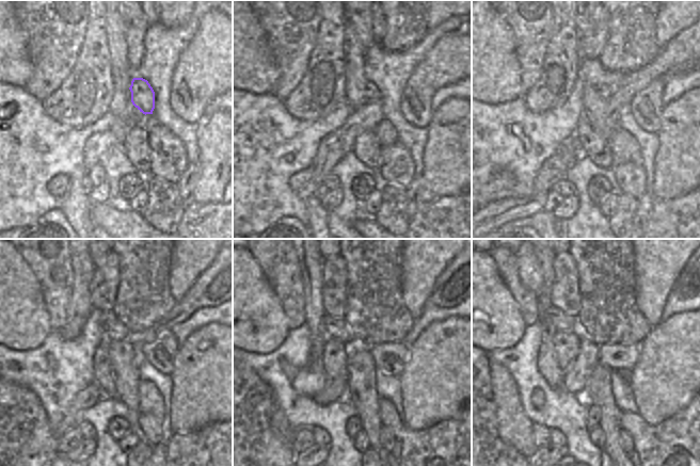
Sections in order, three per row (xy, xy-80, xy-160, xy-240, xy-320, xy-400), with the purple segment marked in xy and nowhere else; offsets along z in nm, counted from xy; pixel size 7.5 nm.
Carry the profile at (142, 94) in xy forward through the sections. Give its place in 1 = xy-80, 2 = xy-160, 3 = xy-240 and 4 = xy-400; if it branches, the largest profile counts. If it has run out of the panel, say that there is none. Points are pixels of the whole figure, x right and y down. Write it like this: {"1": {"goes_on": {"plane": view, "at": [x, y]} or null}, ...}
{"1": {"goes_on": {"plane": "xy-80", "at": [371, 92]}}, "2": {"goes_on": {"plane": "xy-160", "at": [605, 91]}}, "3": {"goes_on": {"plane": "xy-240", "at": [113, 330]}}, "4": {"goes_on": {"plane": "xy-400", "at": [560, 321]}}}

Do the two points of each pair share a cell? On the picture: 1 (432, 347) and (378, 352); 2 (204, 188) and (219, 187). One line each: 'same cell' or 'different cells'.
1: different cells
2: same cell

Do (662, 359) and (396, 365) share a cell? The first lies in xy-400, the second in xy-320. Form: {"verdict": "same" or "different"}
{"verdict": "different"}

